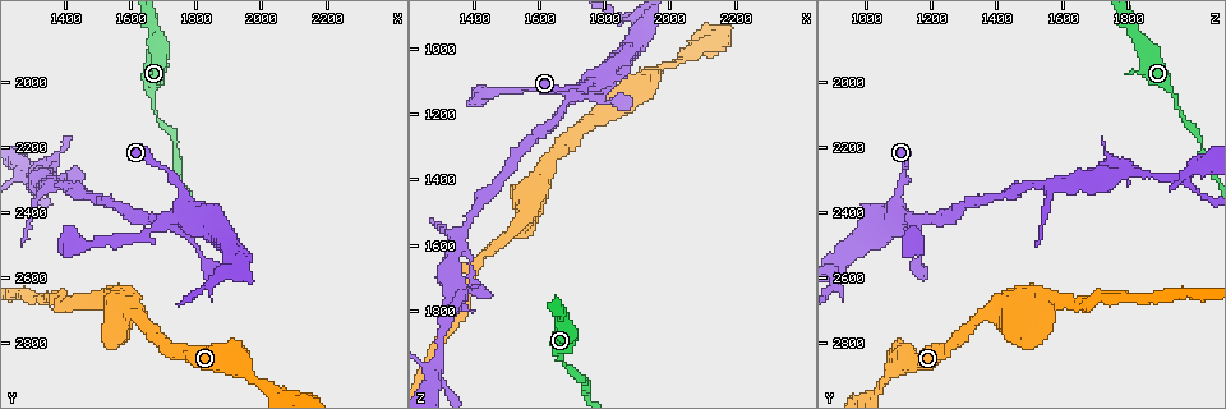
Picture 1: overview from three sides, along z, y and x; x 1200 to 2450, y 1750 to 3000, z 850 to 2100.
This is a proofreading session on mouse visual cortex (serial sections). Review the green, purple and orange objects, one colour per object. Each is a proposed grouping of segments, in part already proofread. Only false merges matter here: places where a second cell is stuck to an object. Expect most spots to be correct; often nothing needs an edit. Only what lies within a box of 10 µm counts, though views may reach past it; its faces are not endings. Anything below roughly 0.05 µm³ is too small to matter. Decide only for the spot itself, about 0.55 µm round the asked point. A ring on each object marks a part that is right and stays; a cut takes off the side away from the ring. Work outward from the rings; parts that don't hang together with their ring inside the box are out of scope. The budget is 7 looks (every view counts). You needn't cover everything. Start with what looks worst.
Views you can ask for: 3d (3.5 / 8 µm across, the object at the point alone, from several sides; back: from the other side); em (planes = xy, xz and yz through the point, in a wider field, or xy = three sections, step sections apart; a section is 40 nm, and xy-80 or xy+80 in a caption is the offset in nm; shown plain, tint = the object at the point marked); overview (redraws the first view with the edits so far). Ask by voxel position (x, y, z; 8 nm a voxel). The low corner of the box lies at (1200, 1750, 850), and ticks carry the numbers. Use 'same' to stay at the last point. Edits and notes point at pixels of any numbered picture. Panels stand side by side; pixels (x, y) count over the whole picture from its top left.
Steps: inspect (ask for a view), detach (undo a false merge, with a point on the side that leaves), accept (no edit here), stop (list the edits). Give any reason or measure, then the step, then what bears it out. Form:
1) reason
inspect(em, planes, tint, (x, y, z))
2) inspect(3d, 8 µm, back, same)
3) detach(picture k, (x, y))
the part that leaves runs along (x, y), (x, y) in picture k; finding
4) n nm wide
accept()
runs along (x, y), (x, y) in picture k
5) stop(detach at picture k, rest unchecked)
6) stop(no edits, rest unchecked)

a narrow waist
inspect(3d, 3.5 µm, (1780, 2390, 1100))

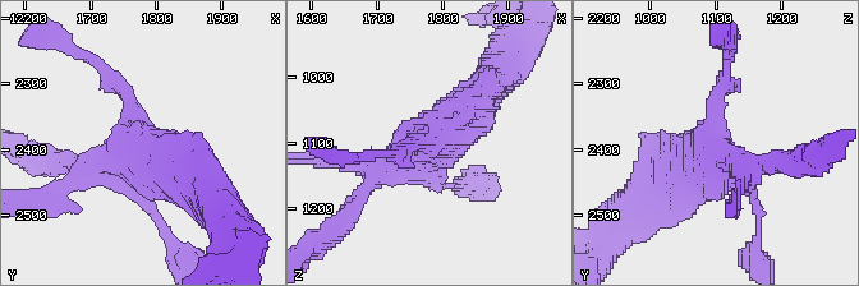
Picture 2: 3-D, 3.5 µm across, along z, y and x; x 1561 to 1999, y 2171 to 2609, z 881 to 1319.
now the EM
inspect(em, planes, tint, (1775, 2390, 1095))

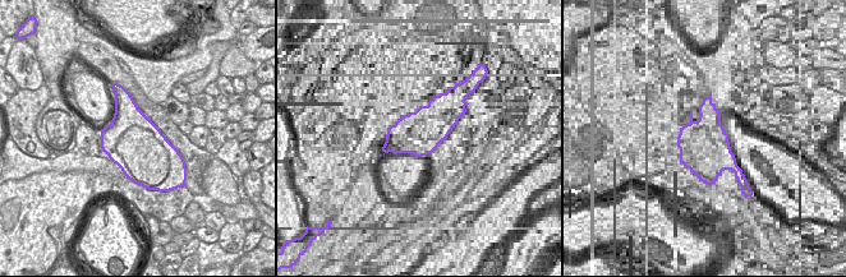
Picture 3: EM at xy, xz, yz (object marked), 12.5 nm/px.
accept()
runs along (726, 75), (713, 150), (766, 165) in picture 2; all the same cell

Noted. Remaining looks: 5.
a fork
inspect(3d, 3.5 µm, (1320, 2300, 1680))

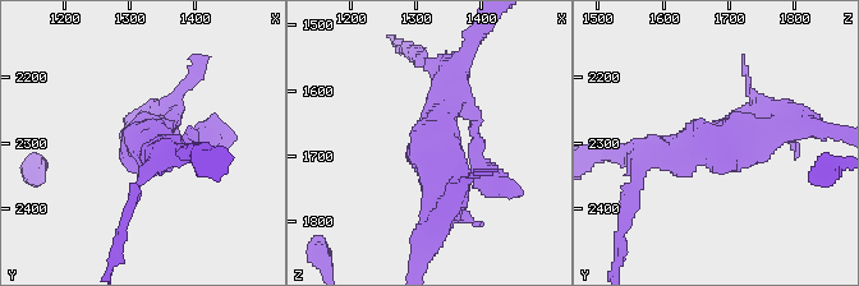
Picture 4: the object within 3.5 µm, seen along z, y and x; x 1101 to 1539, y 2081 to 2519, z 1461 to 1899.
need the tissue
inspect(em, xy, step 3, tint, (1330, 2300, 1690))

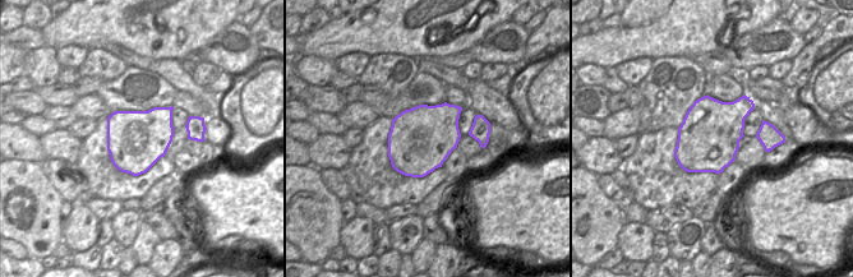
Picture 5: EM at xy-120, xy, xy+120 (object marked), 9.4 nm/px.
accept()
runs along (642, 153), (799, 123) in picture 4; one cell here

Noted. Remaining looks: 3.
thin arm on a thick one
inspect(3d, 3.5 µm, (1290, 2300, 1970))

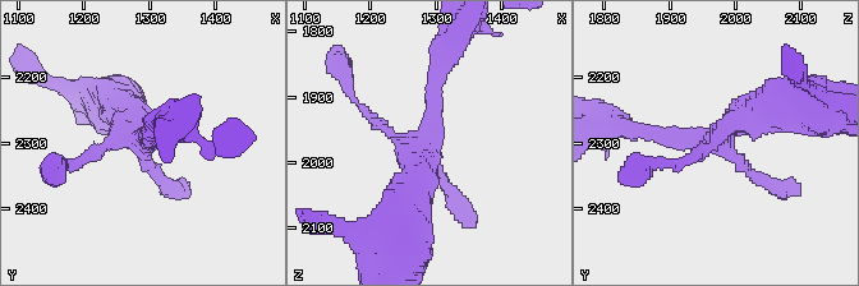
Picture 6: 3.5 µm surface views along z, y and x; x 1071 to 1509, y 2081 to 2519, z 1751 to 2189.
shape alone is not enough
inspect(em, xy, step 3, tint, (1290, 2290, 1970))

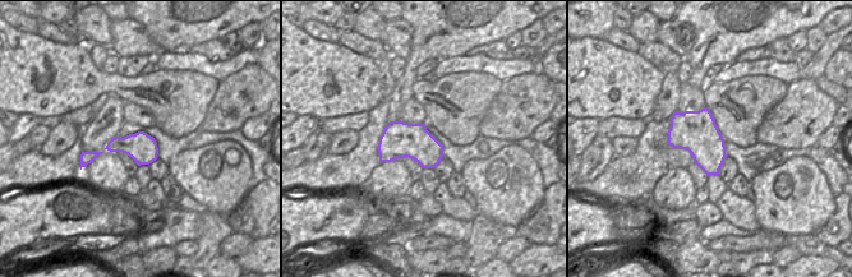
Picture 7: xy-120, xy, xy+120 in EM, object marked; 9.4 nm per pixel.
340 nm wide
accept()
runs along (442, 63), (408, 213) in picture 6; all the same cell

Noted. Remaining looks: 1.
stop(no edits, rest unchecked)

